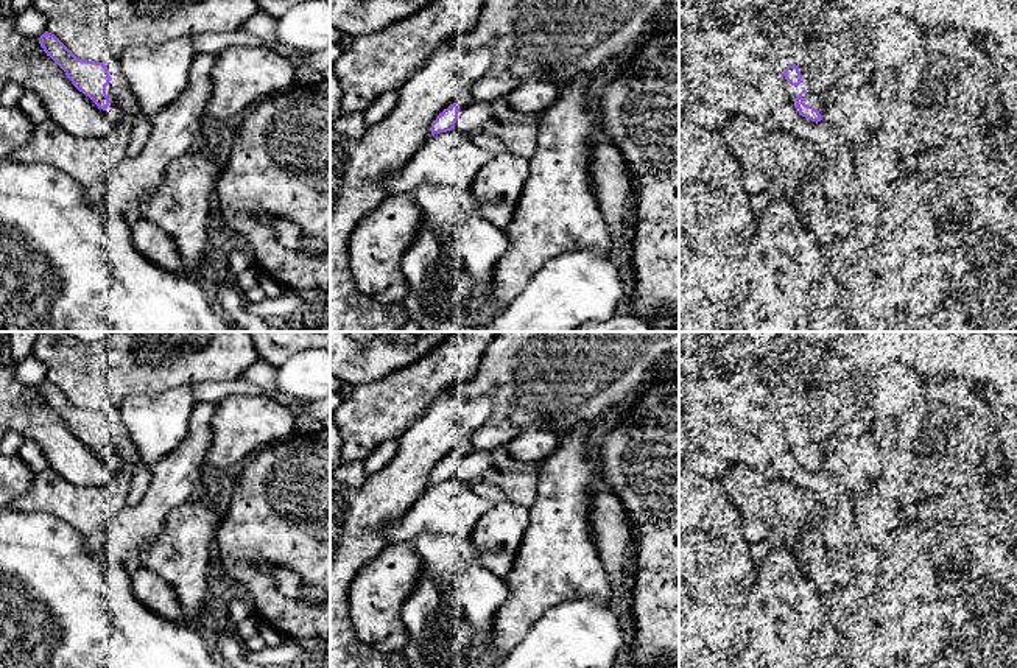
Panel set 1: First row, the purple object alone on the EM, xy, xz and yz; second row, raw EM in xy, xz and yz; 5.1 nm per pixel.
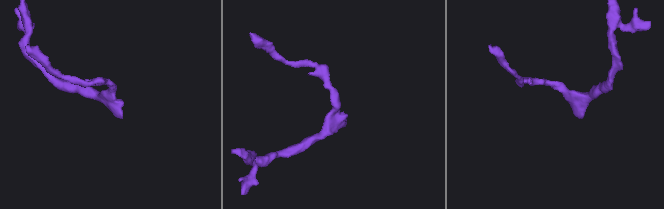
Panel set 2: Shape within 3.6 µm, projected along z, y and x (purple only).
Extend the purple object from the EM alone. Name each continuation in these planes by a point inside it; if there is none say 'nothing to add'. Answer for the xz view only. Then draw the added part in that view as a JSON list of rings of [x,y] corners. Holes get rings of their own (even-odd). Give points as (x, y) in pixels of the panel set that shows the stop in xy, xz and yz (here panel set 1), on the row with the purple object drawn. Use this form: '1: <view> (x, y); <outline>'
1: xz (472, 116); [[[469,100],[458,112],[455,129],[472,134],[484,128],[491,120],[494,120],[492,101]]]

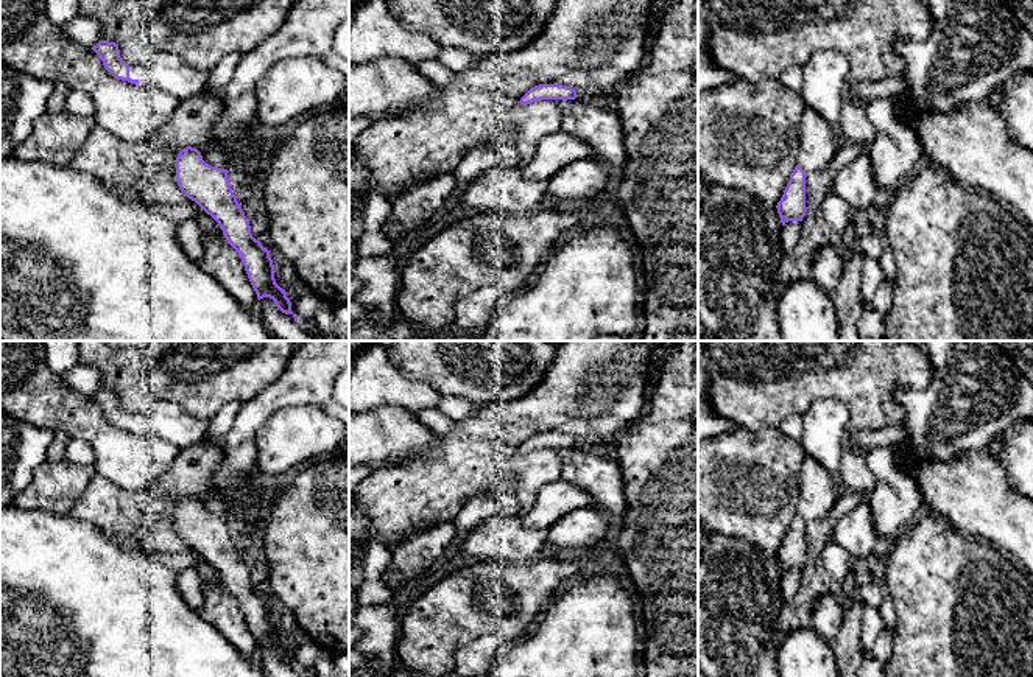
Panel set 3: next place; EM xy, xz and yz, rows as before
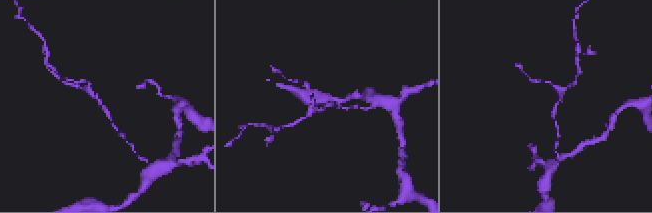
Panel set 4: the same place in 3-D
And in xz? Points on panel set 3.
nothing to add

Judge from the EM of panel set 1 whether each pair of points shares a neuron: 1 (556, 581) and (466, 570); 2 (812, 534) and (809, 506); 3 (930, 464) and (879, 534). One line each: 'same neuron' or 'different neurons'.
1: different neurons
2: different neurons
3: same neuron

